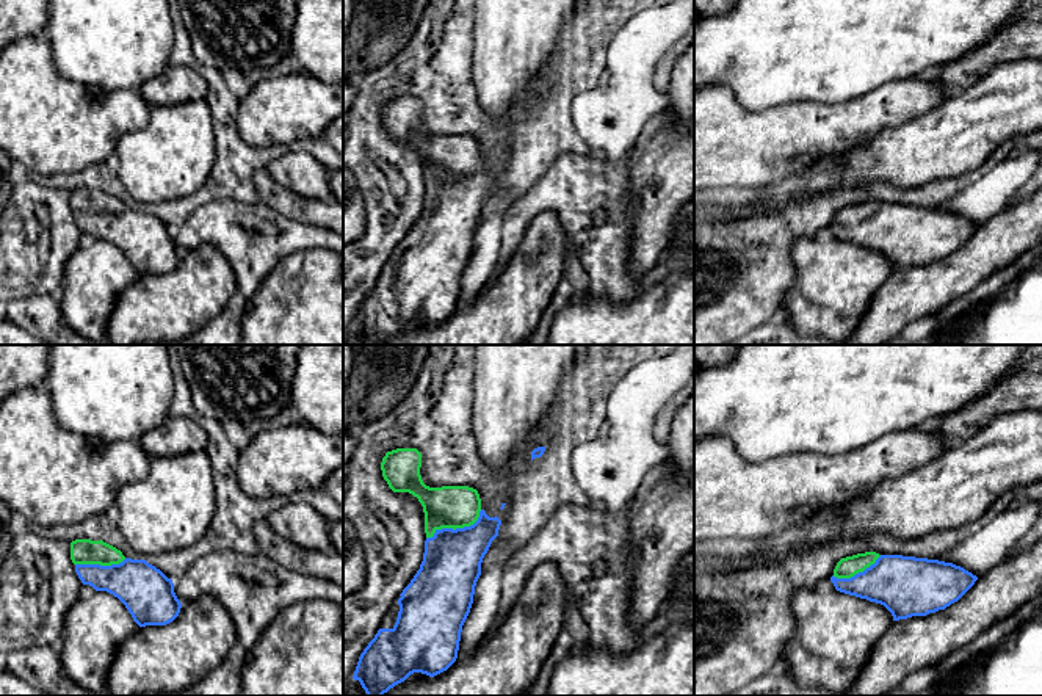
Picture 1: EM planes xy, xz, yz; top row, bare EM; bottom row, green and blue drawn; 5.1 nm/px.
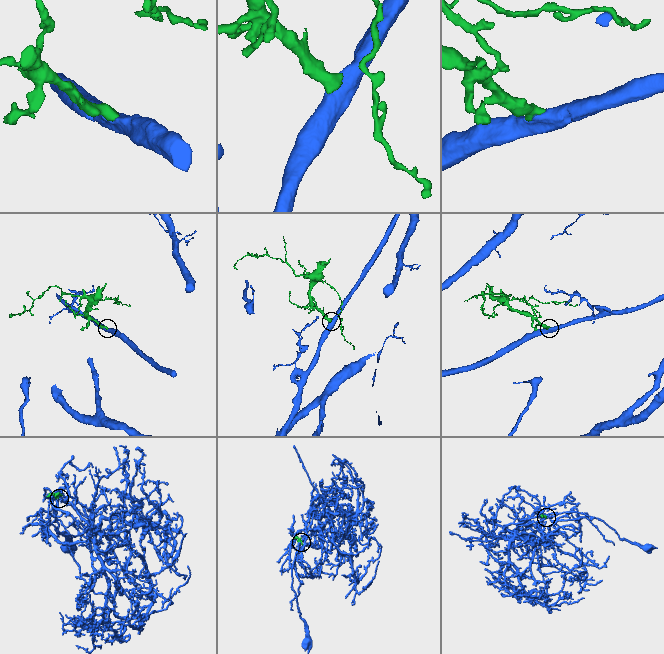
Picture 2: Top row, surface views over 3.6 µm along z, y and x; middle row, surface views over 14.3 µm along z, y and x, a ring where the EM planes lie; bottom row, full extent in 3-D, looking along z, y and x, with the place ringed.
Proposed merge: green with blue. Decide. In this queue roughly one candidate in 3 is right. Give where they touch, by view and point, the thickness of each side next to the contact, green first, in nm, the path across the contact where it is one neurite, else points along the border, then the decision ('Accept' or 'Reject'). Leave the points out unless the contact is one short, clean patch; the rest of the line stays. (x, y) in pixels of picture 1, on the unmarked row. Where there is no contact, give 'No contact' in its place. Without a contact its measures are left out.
Touches green at xz (456, 176). Thickness 220 nm (green) against 300 nm. Path across: xz (450, 155), (456, 176), (452, 212). Accept

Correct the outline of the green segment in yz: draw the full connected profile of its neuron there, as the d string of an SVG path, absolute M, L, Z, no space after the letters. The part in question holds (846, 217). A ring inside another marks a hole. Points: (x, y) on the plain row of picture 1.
M876 201L841 207L830 226L837 240L884 254L893 270L945 259L976 229L953 212Z

